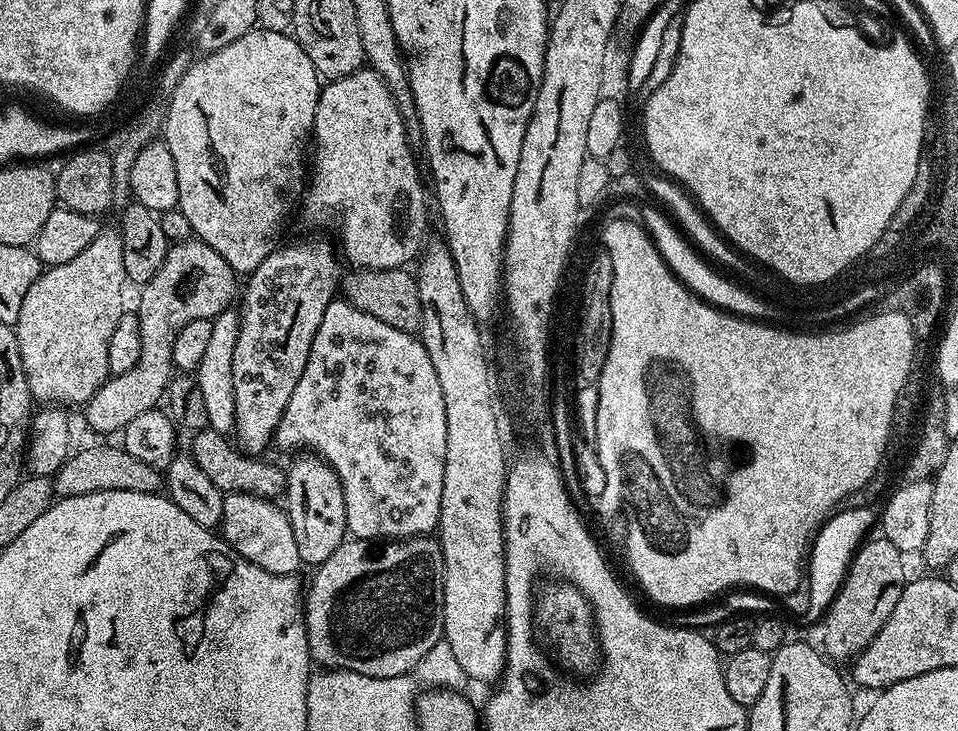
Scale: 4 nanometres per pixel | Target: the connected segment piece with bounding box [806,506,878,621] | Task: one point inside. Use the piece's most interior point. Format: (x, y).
(840, 536)

